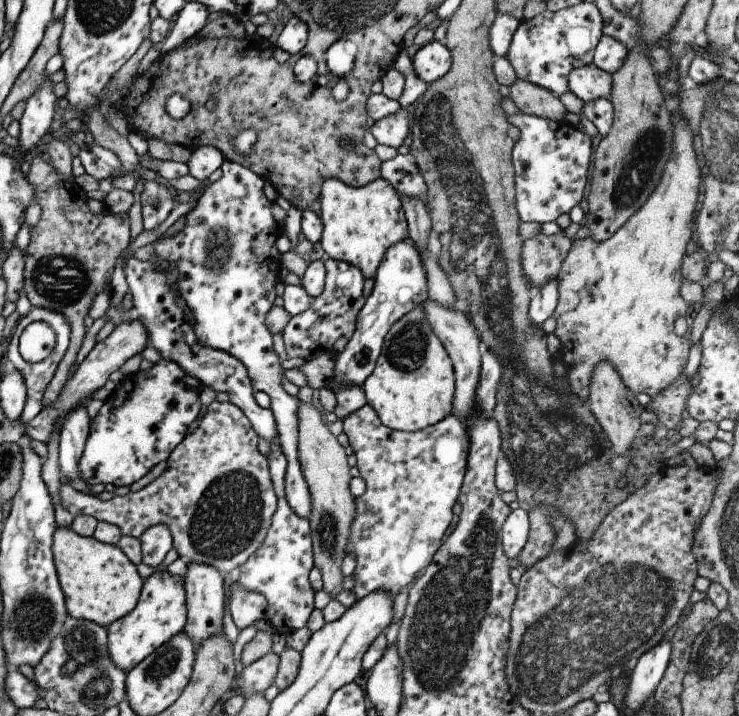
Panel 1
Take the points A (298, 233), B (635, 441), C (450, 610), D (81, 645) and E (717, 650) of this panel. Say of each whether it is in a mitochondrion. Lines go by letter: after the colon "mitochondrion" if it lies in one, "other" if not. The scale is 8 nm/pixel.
A: other
B: other
C: mitochondrion
D: mitochondrion
E: mitochondrion

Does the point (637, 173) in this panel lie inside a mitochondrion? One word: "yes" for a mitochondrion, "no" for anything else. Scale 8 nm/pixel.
yes

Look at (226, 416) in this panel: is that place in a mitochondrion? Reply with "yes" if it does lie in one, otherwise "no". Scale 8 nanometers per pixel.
no

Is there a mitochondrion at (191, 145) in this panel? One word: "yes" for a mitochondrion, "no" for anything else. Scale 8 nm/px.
no

